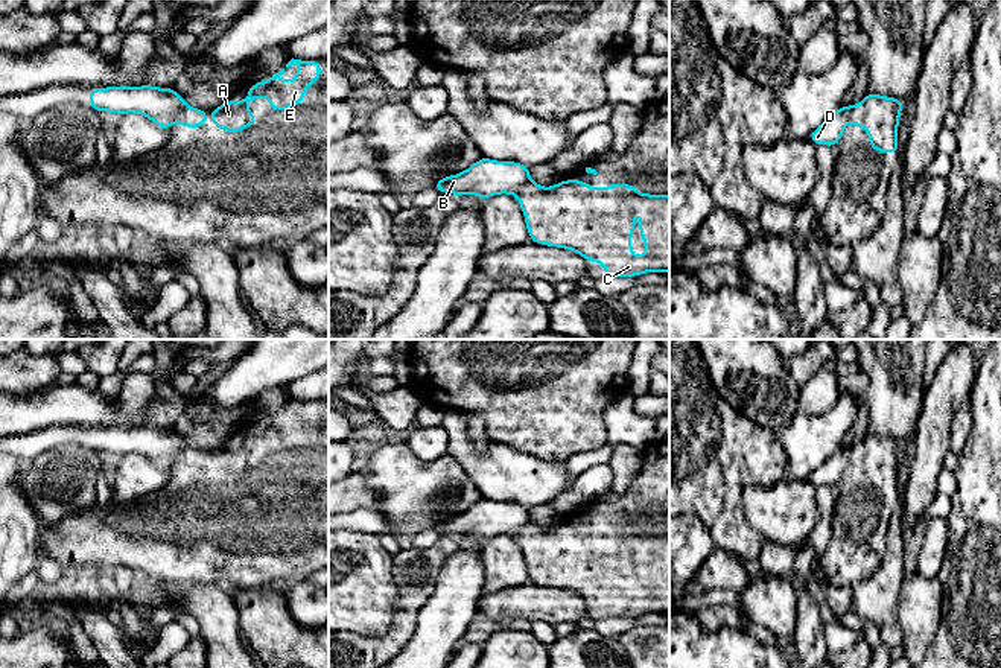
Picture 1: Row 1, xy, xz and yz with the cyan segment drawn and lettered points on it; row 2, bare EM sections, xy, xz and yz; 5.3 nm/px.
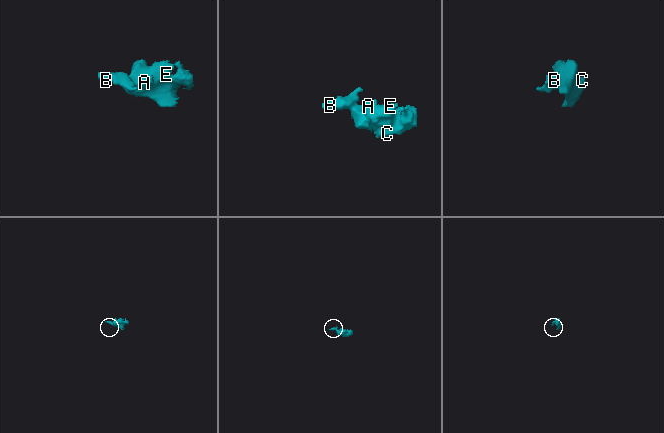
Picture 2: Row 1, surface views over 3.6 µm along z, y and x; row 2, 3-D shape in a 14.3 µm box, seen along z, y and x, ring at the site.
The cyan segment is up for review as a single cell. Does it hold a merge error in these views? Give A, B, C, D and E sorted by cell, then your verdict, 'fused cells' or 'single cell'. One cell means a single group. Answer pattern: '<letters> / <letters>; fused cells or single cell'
A C E / B D; fused cells

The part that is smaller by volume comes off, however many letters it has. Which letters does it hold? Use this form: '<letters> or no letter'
B, D

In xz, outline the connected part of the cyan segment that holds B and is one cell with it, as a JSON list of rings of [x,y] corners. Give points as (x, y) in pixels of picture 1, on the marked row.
[[[481,157],[467,170],[435,180],[434,189],[440,193],[473,193],[481,199],[488,199],[497,193],[516,195],[531,183],[529,169],[517,161],[496,161]]]

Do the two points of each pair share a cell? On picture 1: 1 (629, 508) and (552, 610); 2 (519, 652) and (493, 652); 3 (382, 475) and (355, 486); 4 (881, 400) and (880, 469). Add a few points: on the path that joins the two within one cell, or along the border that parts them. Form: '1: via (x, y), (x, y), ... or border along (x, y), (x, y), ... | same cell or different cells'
1: border along (533, 582), (577, 592), (587, 615) | different cells
2: via (513, 652), (499, 652) | same cell
3: border along (365, 467), (365, 483), (378, 495), (376, 505) | different cells
4: border along (869, 431), (896, 437), (904, 445), (898, 467) | different cells

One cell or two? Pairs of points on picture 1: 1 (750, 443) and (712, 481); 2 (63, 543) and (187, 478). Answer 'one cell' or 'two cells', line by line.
1: one cell
2: one cell

